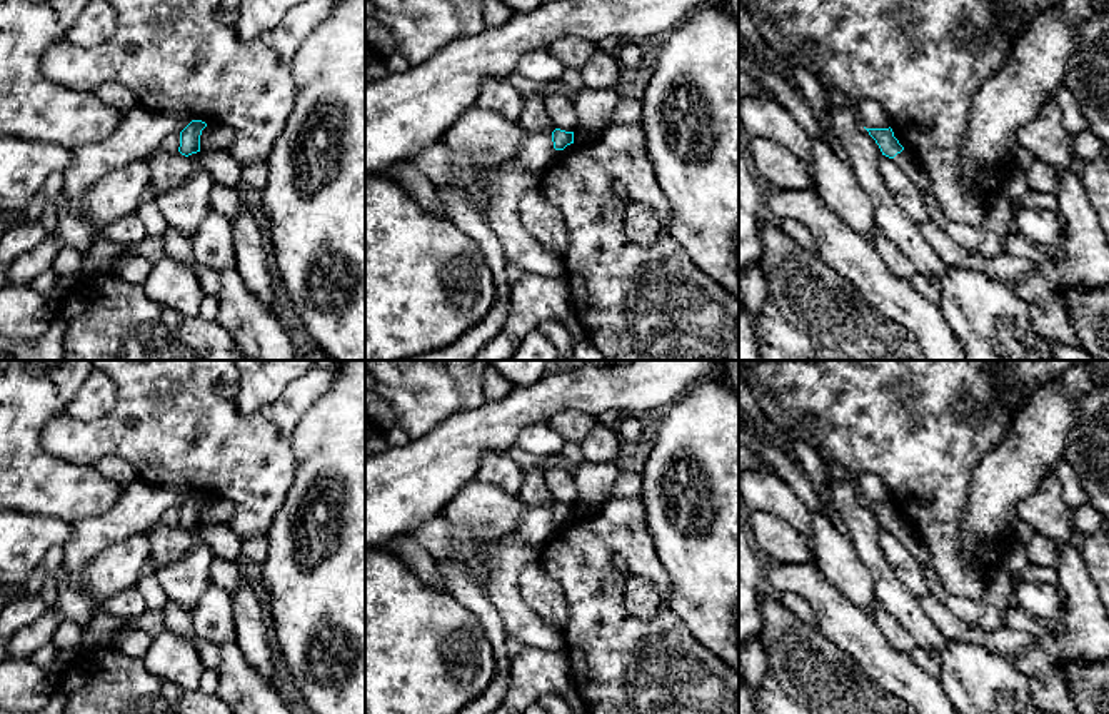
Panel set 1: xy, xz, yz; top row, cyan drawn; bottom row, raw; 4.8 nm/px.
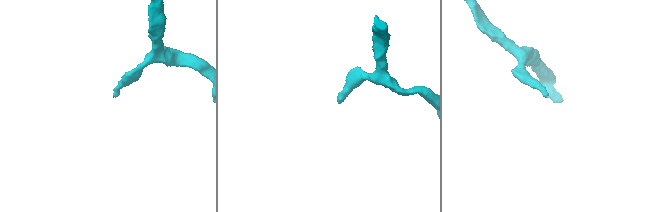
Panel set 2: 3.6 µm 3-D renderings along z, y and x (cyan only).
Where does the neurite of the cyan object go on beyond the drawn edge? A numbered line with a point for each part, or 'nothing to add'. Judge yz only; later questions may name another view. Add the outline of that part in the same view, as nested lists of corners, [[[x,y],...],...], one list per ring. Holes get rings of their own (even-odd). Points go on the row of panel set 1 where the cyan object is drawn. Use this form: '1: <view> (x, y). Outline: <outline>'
1: yz (904, 160). Outline: [[[902,150],[892,162],[909,177],[909,180],[919,189],[921,195],[932,195],[932,184],[927,172],[917,162],[917,158],[909,152]]]

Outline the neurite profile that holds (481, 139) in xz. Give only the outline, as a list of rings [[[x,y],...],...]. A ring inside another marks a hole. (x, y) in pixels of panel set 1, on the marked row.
[[[477,105],[459,117],[445,133],[445,142],[452,153],[455,178],[467,195],[474,197],[482,189],[484,177],[514,157],[527,133],[520,122]]]

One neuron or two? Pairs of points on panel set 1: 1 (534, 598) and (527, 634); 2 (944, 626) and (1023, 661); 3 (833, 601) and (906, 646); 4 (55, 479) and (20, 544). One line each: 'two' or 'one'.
1: two
2: two
3: two
4: two

